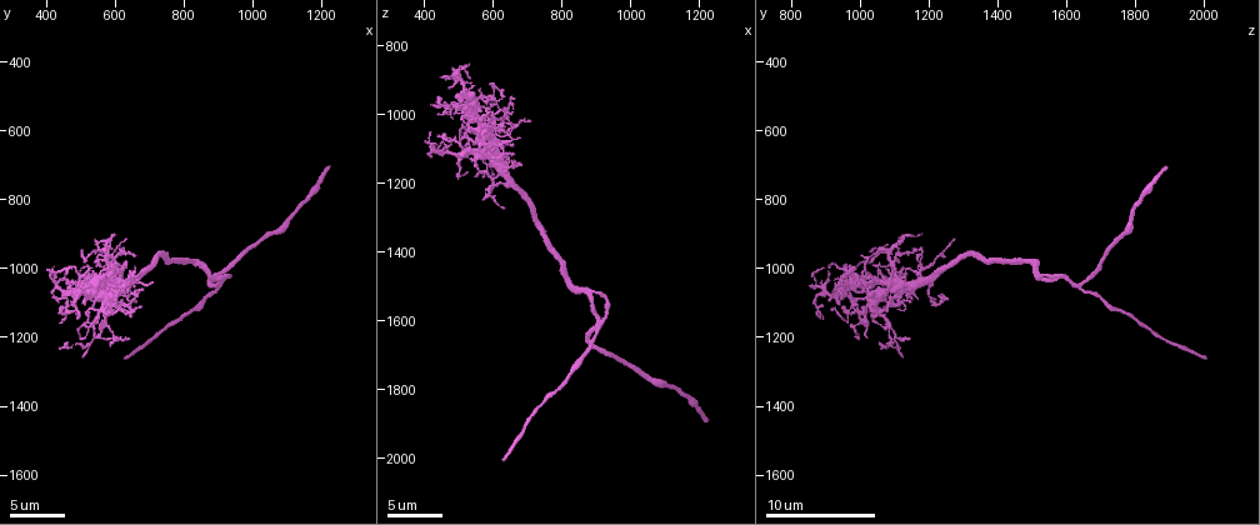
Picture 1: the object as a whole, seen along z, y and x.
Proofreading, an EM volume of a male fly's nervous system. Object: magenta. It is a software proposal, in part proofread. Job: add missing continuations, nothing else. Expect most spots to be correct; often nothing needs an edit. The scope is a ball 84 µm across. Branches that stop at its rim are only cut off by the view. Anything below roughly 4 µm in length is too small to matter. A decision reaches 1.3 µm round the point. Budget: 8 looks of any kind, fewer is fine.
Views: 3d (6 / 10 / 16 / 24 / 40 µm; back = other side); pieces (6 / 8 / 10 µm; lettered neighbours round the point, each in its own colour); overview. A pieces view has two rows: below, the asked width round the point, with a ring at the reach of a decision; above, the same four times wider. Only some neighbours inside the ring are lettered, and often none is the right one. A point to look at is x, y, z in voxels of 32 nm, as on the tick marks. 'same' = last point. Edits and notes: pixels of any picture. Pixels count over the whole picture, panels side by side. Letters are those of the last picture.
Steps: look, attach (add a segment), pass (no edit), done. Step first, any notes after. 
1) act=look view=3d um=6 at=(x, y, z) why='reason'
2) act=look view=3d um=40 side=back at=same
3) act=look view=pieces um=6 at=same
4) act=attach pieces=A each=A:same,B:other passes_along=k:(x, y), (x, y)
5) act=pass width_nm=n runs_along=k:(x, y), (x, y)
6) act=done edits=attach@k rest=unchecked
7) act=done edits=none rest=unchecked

act=look view=pieces um=10 at=(600, 1080, 1250) why='an open end'

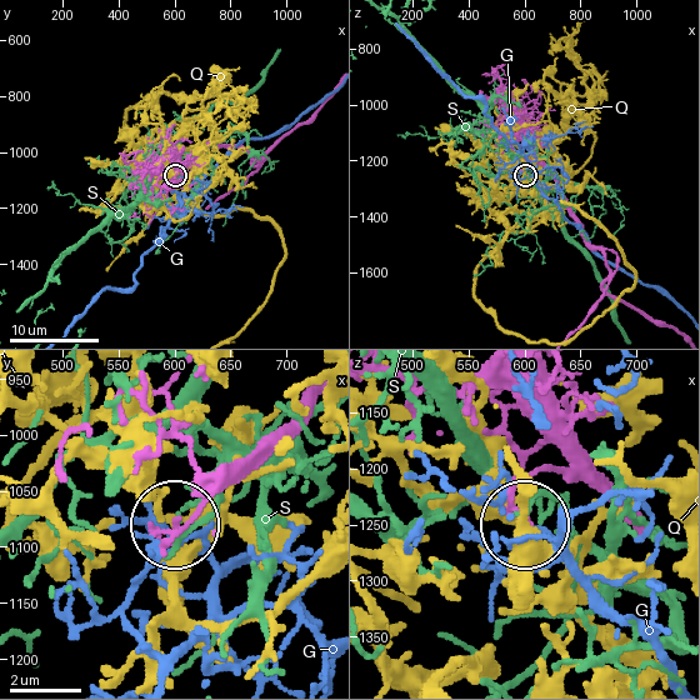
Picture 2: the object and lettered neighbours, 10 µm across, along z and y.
act=pass each=G:other,Q:other,S:other found='no lettered segment goes on from it'

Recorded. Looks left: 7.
act=look view=pieces um=6 at=(410, 1010, 970) why='an open end'

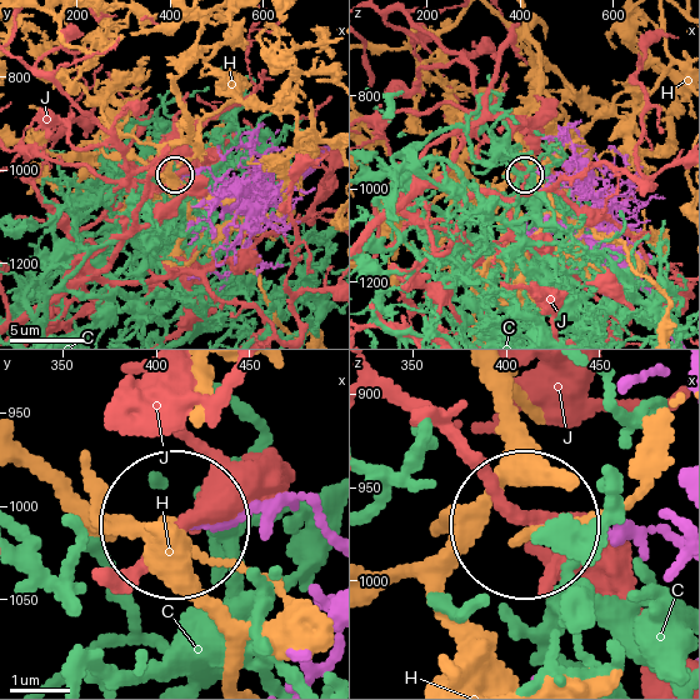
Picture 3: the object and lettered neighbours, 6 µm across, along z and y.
act=pass width_nm=150 each=C:other,H:other,J:other found='none of them fits'

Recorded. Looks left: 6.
act=look view=pieces um=6 at=(420, 1010, 1120) why='tapers out'

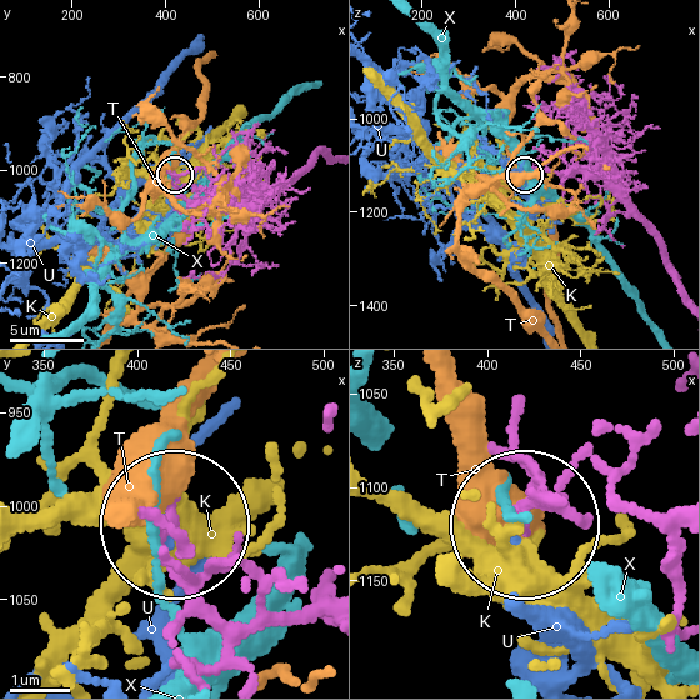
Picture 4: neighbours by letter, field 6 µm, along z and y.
act=pass width_nm=150 each=K:other,T:other,U:other,X:other found='no lettered segment goes on from it'

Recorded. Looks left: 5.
act=look view=pieces um=10 at=(620, 950, 1170) why='tapers out'

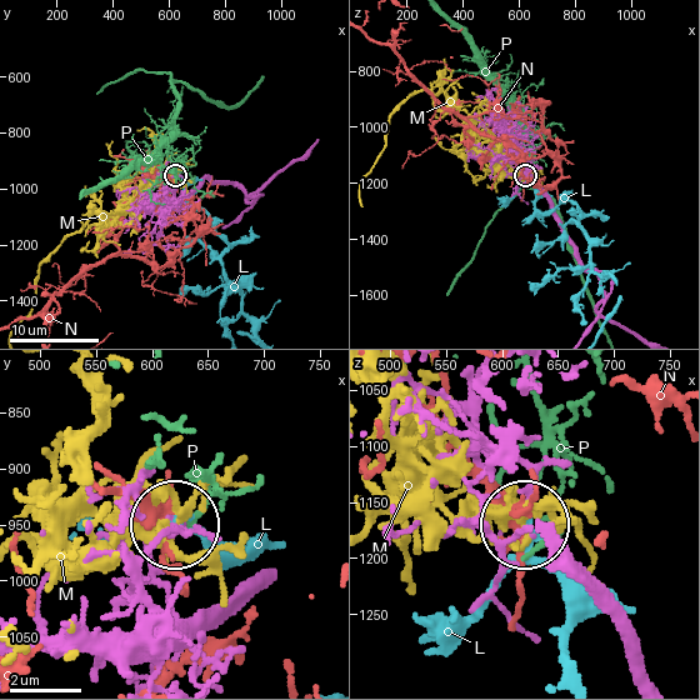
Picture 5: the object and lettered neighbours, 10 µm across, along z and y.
act=pass each=L:other,M:other,N:other,P:other found='none of them fits'

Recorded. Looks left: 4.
act=done edits=none rest=unchecked

